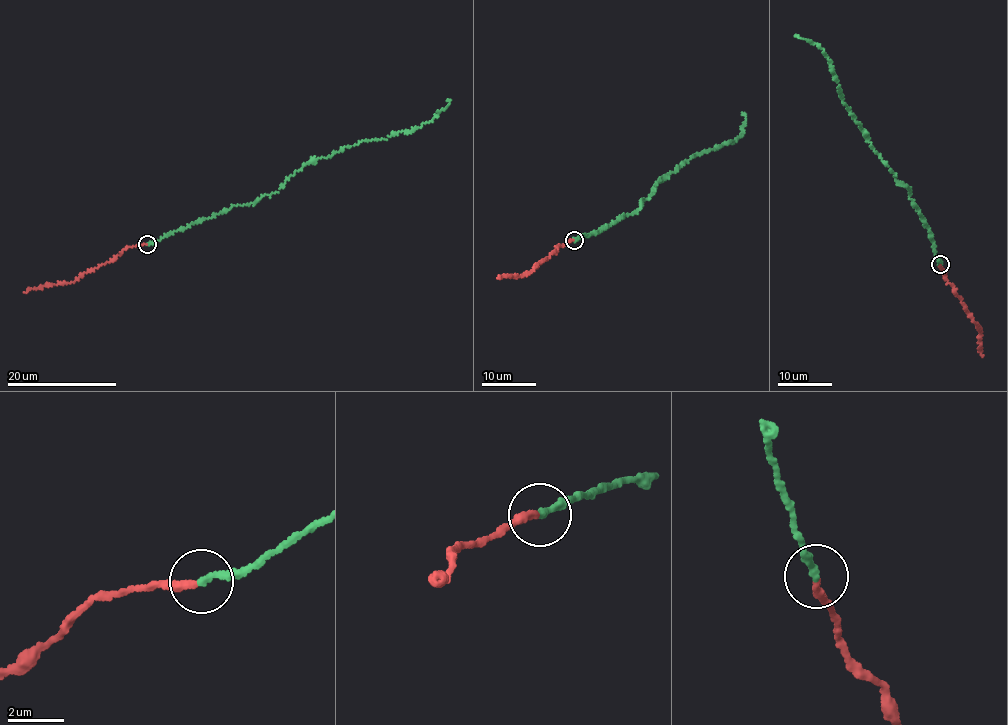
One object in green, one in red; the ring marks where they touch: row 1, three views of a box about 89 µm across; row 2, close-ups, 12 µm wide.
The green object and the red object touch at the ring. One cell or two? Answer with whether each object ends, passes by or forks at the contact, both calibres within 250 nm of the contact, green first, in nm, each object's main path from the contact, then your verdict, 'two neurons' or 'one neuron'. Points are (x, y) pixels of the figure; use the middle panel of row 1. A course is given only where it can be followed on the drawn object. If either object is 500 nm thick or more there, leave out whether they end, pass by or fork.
green ends there; red ends there; 280 nm thick on the green side, 300 nm on the other; green runs (573, 240), (639, 208), (641, 200), (650, 196), (658, 180), (695, 155), (735, 140), (742, 132), (742, 112); red runs (573, 241), (560, 246), (555, 253), (521, 277), (509, 275), (498, 278); one neuron

